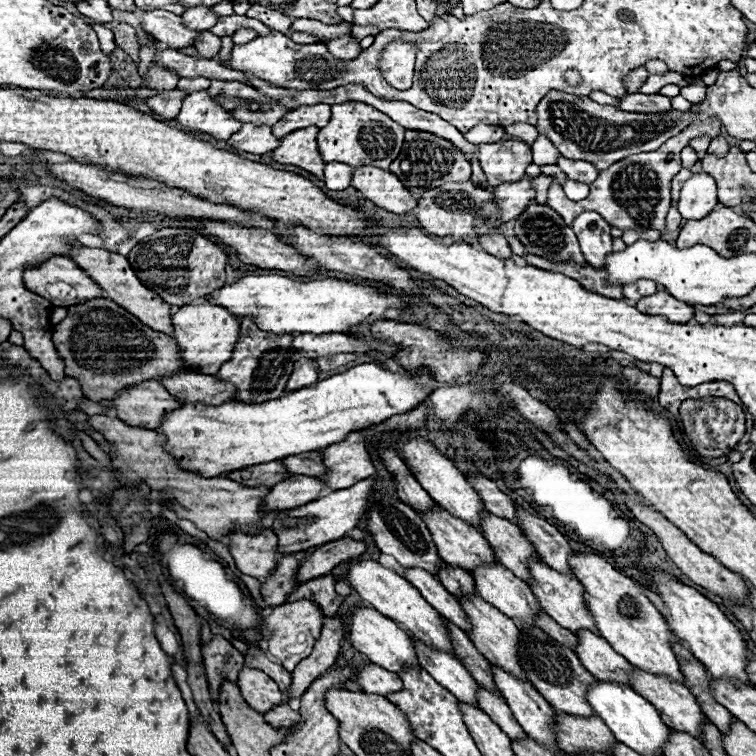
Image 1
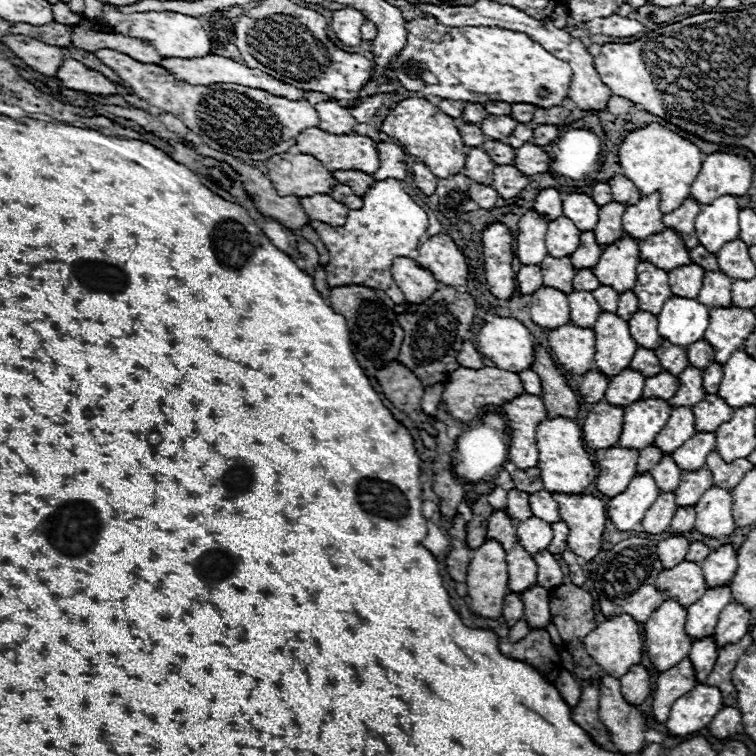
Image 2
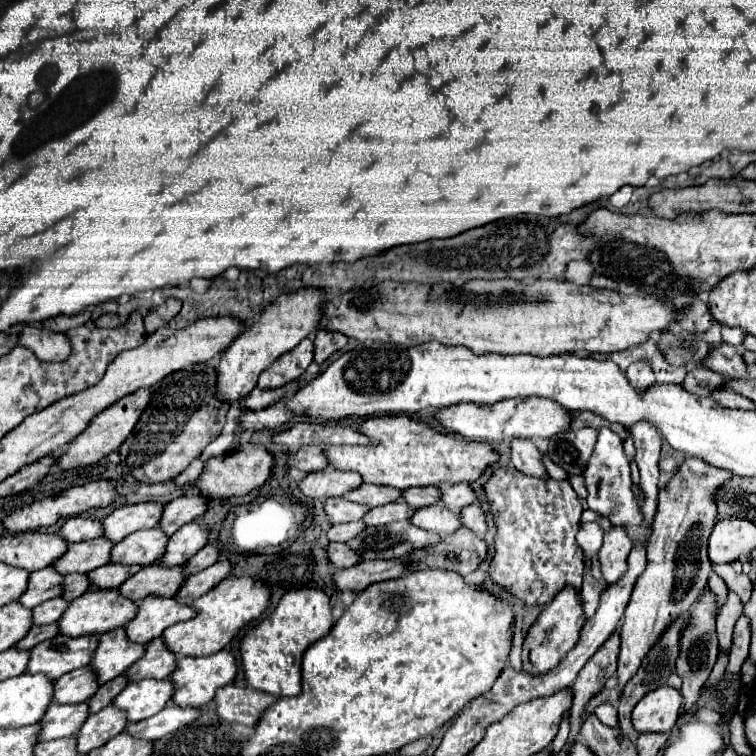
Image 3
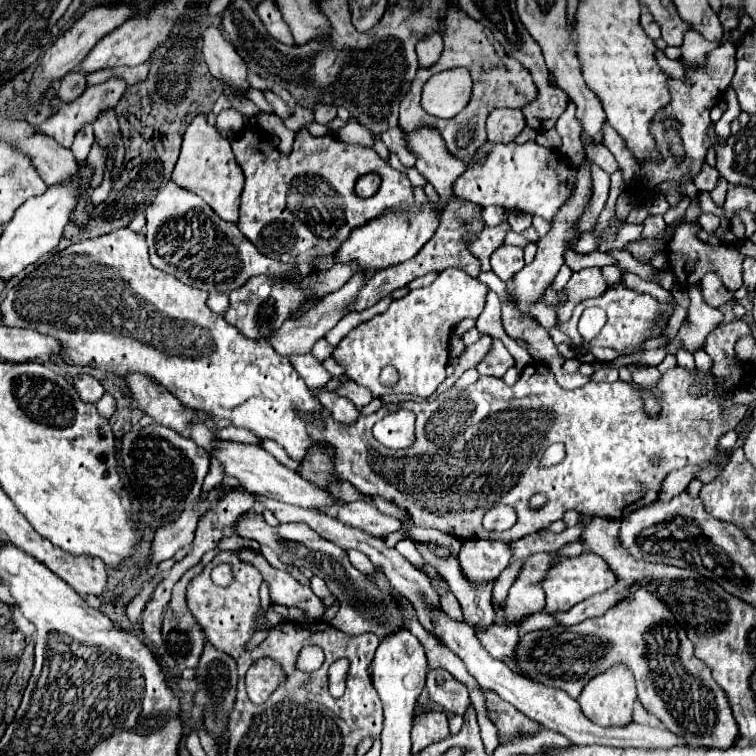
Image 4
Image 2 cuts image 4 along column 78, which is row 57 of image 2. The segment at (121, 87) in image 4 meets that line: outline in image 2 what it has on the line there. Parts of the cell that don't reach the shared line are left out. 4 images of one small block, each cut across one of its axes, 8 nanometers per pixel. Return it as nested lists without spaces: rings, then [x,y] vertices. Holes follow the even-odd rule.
[[[98,50],[96,56],[102,60],[102,64],[106,64],[108,68],[114,68],[114,72],[118,72],[118,76],[132,88],[132,92],[146,100],[148,104],[160,108],[162,112],[170,112],[174,116],[178,116],[192,132],[200,134],[200,136],[208,136],[216,142],[206,142],[210,148],[230,154],[234,158],[240,160],[268,160],[274,154],[284,154],[288,152],[290,146],[296,144],[296,136],[306,130],[306,128],[314,128],[318,126],[318,112],[306,104],[306,102],[288,102],[286,98],[280,96],[272,96],[264,90],[256,90],[256,88],[246,88],[240,84],[212,84],[212,86],[190,86],[184,80],[176,80],[168,70],[164,70],[162,66],[156,64],[140,64],[136,60],[132,60],[126,54],[120,54],[116,50]]]

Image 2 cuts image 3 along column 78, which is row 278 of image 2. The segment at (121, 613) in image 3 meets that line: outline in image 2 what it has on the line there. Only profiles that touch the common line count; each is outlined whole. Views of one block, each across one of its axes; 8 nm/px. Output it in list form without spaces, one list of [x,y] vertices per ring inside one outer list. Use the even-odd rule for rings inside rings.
[[[624,236],[602,252],[592,272],[602,286],[612,286],[618,294],[622,294],[634,288],[638,262],[640,262],[638,242]]]

